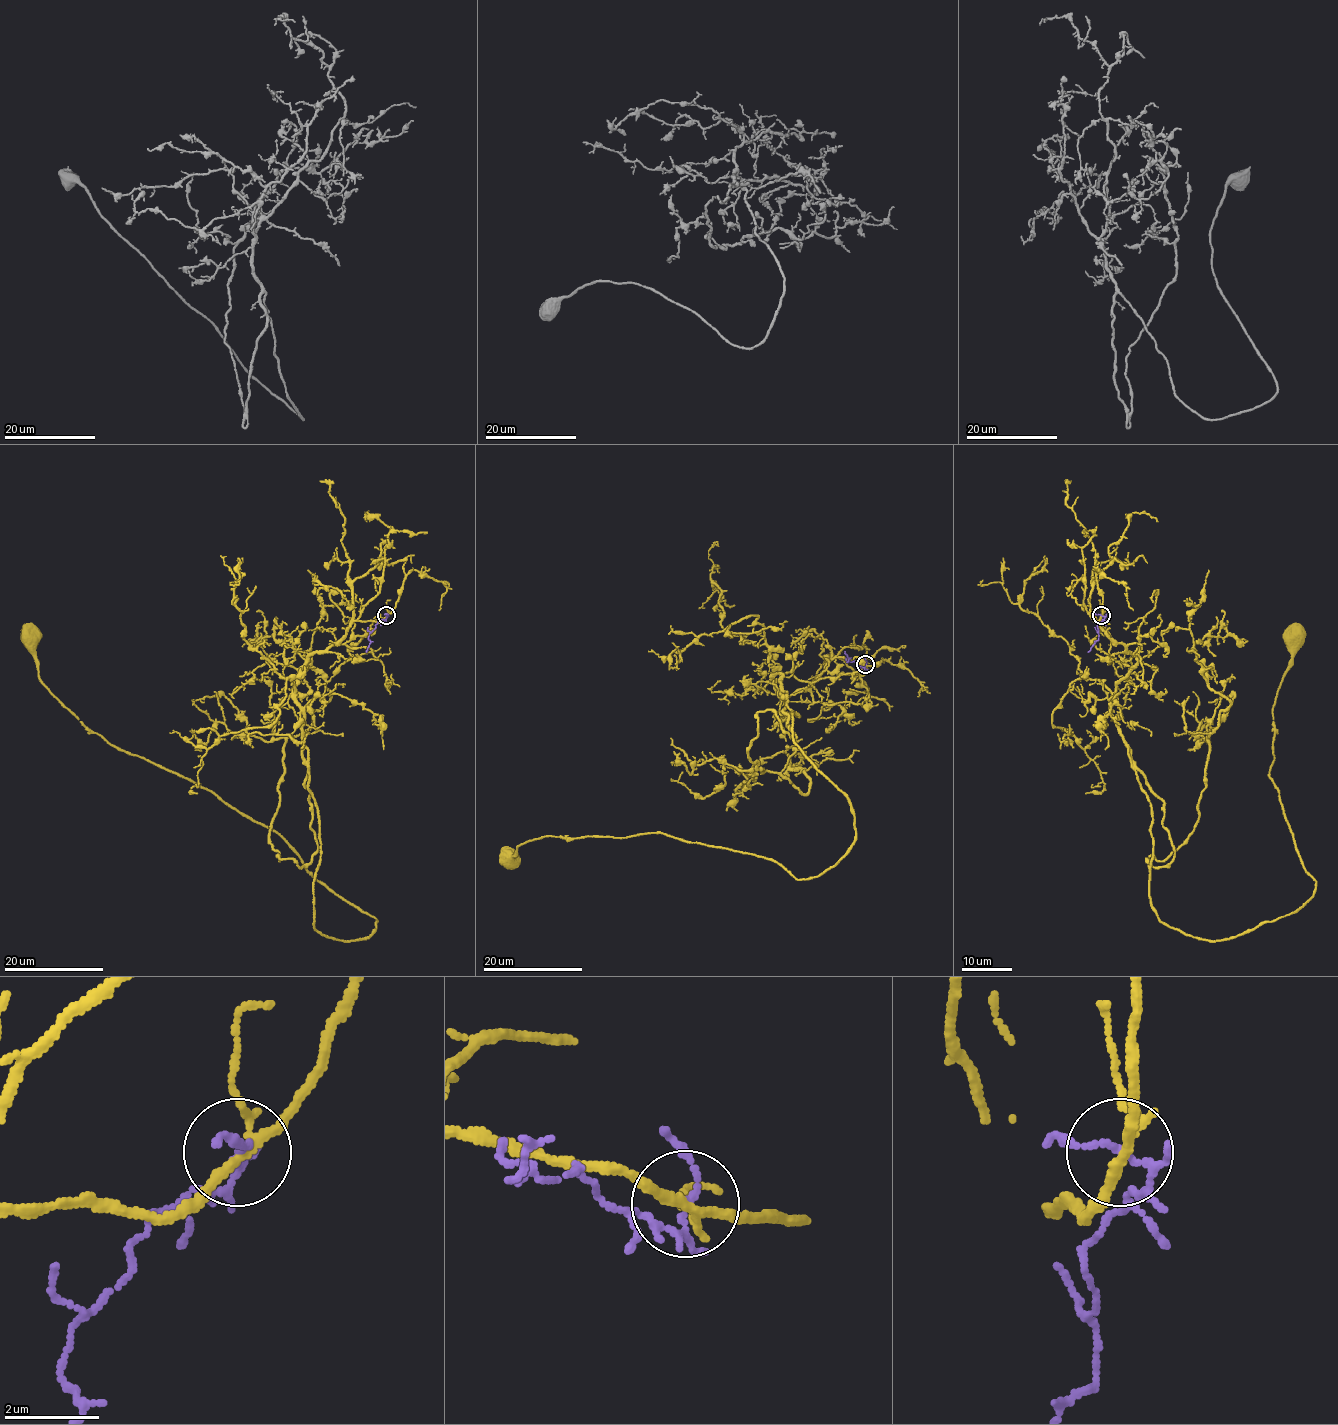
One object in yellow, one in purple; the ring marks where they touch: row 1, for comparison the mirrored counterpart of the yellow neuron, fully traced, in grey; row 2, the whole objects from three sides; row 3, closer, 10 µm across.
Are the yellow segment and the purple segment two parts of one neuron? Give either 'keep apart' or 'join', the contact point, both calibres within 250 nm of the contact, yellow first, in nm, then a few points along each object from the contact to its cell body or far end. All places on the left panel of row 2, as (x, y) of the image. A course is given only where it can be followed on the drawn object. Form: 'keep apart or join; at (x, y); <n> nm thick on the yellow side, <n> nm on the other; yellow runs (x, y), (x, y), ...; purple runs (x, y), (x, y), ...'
keep apart; at (386, 615); 180 nm thick on the yellow side, 90 nm on the other; yellow runs (387, 615), (295, 685), (313, 926), (363, 939), (377, 921), (276, 832), (90, 731), (30, 637); purple runs (387, 615), (368, 637), (369, 645), (366, 652)

